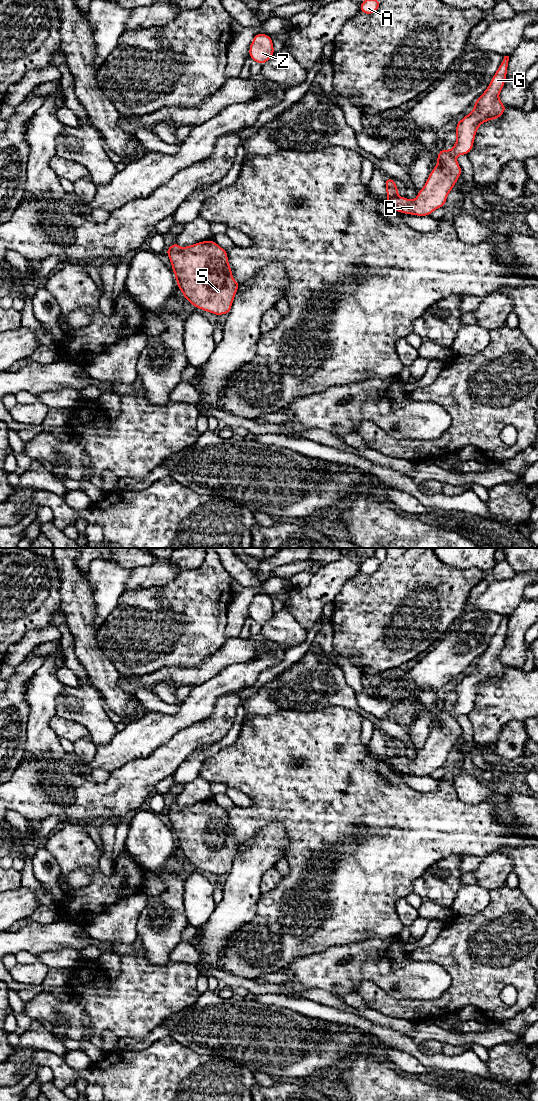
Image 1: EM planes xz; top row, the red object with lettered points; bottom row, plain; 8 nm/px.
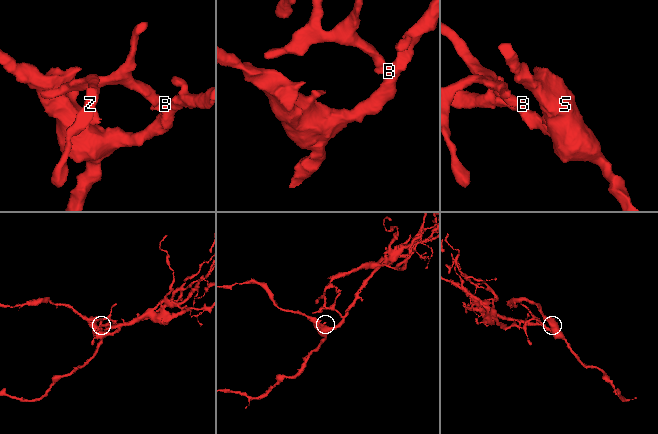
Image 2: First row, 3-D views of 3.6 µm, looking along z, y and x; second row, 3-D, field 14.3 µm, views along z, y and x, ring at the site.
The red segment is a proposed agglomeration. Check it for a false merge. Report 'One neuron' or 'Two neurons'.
Two neurons

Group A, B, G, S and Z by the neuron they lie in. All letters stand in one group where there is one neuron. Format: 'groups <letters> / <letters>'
groups A Z / B G S

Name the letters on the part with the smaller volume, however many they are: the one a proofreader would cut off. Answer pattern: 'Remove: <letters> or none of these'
Remove: A, Z

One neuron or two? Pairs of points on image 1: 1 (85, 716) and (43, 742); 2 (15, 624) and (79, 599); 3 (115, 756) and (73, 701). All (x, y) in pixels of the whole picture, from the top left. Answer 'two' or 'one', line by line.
1: two
2: two
3: two

